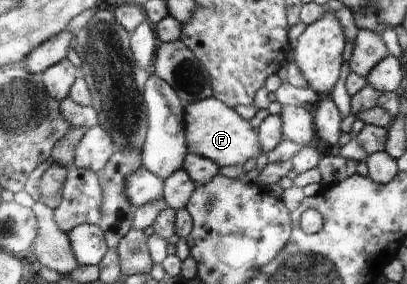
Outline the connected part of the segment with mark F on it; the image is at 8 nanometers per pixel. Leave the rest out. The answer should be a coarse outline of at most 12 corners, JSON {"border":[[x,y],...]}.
{"border":[[214,97],[184,105],[189,153],[220,168],[263,151],[258,131]]}

